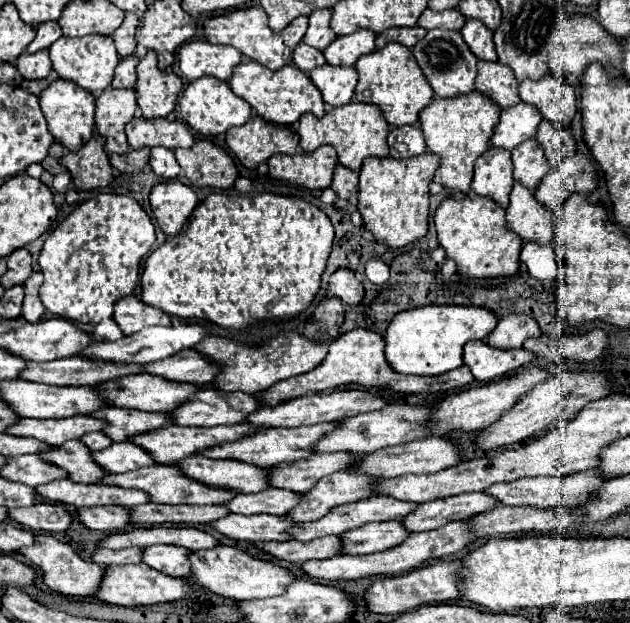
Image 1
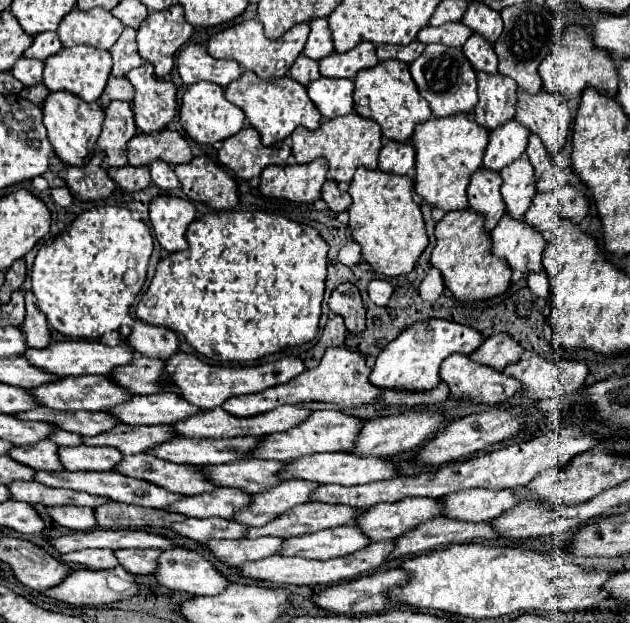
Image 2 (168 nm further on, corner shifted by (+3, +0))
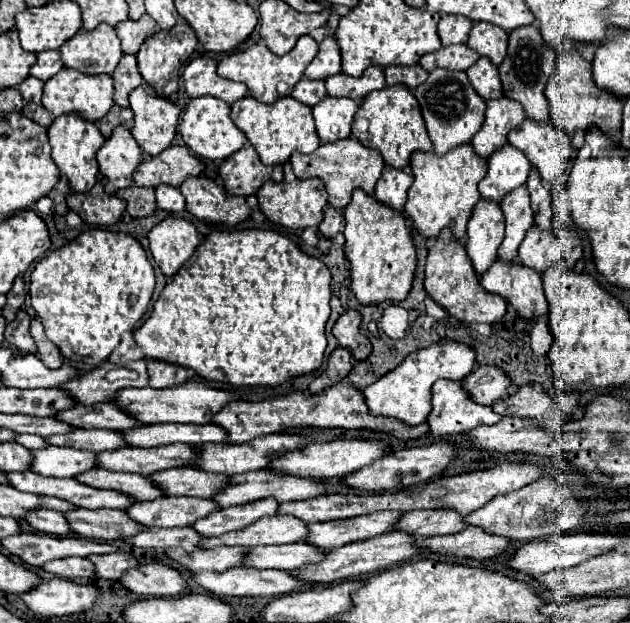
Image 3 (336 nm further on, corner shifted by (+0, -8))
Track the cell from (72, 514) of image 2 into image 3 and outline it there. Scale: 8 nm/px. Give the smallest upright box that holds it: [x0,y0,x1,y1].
[26,510,72,536]

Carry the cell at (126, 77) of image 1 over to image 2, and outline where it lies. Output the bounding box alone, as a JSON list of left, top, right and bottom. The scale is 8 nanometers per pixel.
[99,76,133,108]

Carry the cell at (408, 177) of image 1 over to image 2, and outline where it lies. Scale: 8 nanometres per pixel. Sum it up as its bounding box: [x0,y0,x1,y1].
[347,168,429,278]

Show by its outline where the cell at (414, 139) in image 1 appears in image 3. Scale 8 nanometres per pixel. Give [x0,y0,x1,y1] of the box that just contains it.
[374,166,412,210]

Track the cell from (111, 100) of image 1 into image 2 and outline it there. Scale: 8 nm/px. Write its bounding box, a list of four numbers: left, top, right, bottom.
[97,102,137,168]

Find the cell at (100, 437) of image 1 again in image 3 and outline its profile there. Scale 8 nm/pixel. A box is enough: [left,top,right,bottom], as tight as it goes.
[16,434,48,450]

